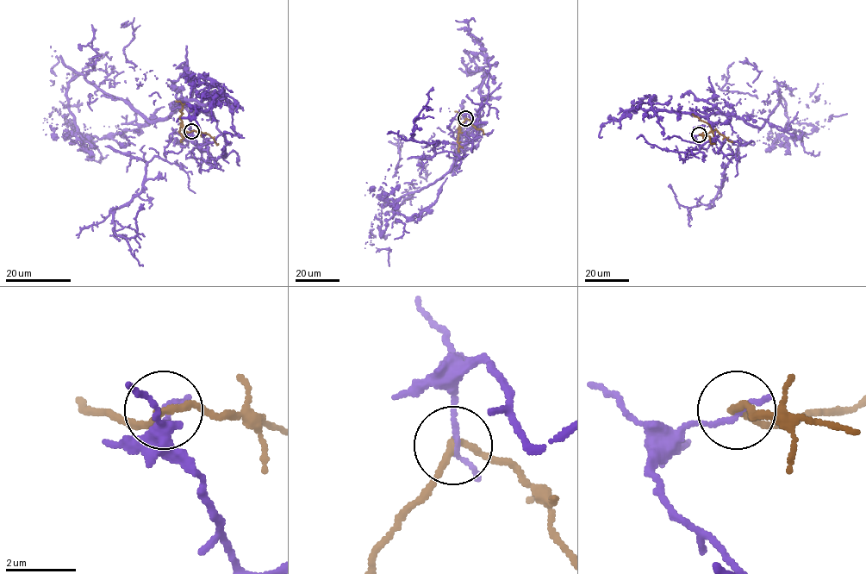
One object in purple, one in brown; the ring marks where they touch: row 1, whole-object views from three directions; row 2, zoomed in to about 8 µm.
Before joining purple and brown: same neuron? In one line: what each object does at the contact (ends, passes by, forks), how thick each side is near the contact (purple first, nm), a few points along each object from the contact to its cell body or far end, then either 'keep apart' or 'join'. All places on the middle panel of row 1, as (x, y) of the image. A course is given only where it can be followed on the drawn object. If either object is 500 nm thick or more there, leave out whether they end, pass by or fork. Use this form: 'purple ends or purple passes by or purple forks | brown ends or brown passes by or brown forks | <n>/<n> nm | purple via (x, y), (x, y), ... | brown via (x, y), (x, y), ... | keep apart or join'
purple ends | brown passes by | 170/170 nm | purple via (465, 119), (497, 87), (488, 73), (449, 171), (380, 204), (395, 214), (370, 236), (389, 265) | brown via (465, 119), (459, 130), (460, 114), (455, 111) | keep apart

